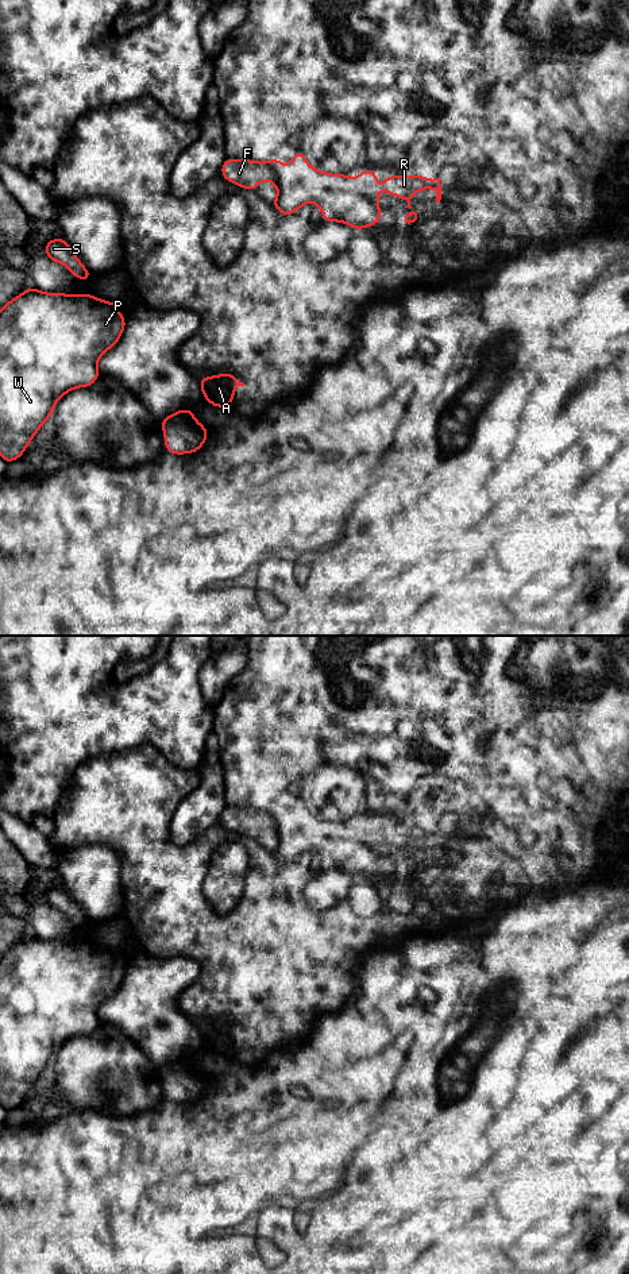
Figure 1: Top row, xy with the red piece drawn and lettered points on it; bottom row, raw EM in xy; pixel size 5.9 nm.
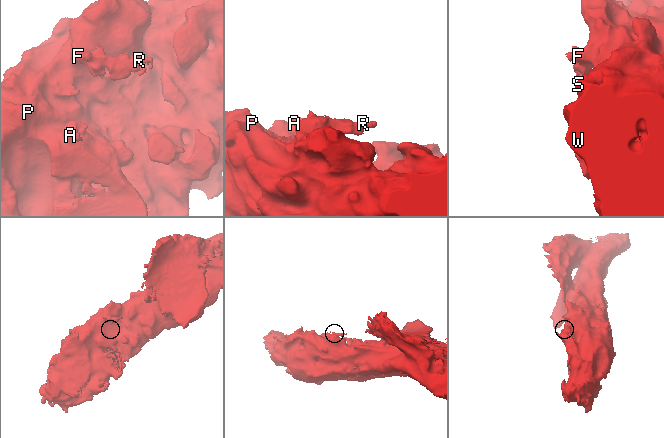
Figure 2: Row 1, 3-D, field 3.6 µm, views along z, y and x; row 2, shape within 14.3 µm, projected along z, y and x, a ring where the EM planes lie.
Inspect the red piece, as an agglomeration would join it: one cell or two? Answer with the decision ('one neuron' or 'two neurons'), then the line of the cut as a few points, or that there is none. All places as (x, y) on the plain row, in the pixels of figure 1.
two neurons; cut in xy along (269, 810), (277, 825), (277, 833)

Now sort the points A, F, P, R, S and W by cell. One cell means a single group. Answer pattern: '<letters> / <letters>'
A F P S W / R

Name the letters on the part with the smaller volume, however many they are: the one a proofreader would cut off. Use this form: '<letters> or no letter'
R

